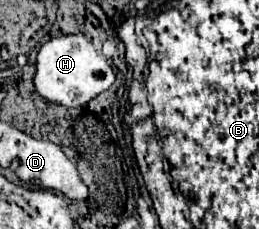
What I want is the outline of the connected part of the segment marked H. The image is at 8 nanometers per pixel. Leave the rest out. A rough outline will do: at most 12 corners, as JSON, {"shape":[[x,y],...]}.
{"shape":[[84,35],[42,45],[34,87],[50,103],[82,107],[114,85]]}

